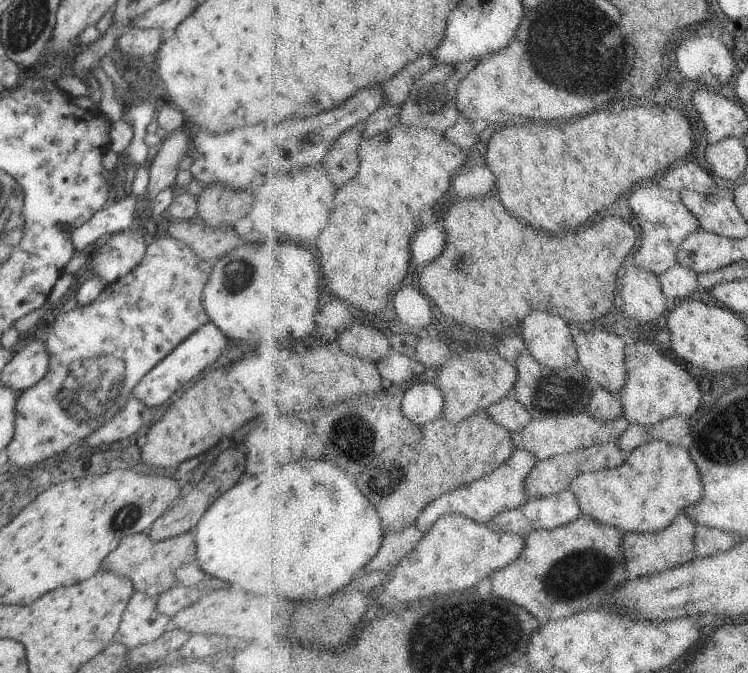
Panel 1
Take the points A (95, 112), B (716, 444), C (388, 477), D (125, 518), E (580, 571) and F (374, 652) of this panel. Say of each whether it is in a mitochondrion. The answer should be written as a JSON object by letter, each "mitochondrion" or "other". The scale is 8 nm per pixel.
{"A":"other","B":"mitochondrion","C":"mitochondrion","D":"mitochondrion","E":"mitochondrion","F":"other"}

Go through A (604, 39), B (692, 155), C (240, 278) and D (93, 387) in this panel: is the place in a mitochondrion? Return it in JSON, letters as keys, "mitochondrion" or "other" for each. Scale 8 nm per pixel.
{"A":"mitochondrion","B":"other","C":"mitochondrion","D":"mitochondrion"}

